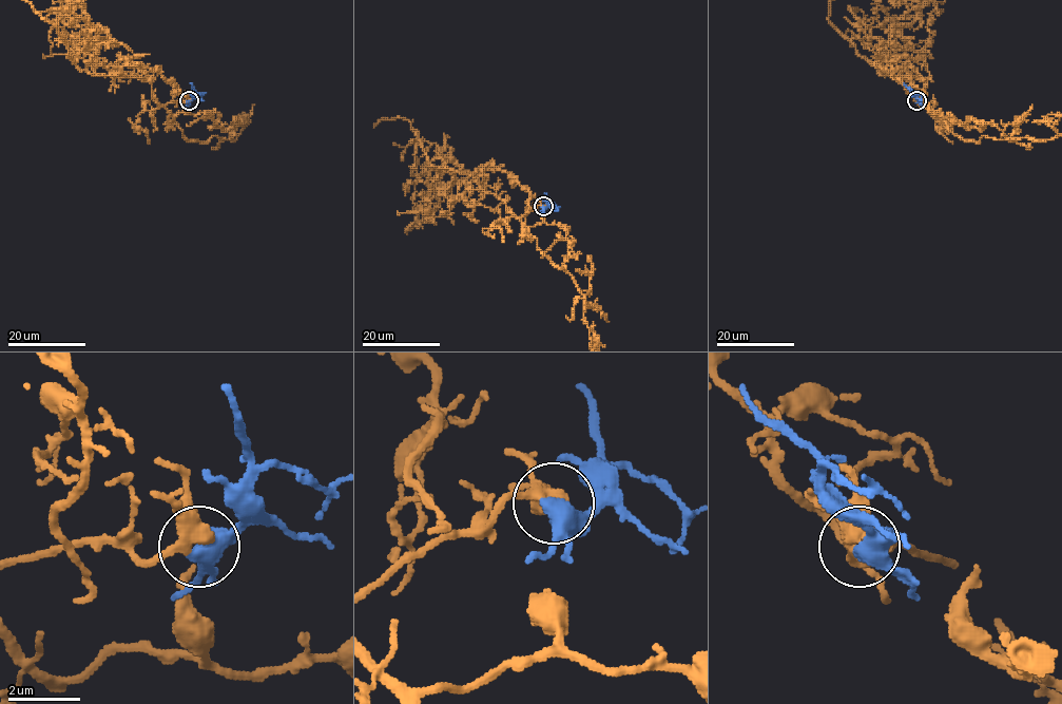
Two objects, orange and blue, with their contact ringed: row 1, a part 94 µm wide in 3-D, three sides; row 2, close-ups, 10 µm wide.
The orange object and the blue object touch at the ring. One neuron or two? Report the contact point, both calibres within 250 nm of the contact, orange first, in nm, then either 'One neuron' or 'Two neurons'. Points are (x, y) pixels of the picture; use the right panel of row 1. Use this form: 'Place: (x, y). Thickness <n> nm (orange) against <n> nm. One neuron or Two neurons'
Place: (916, 100). Thickness 380 nm (orange) against 400 nm. One neuron

